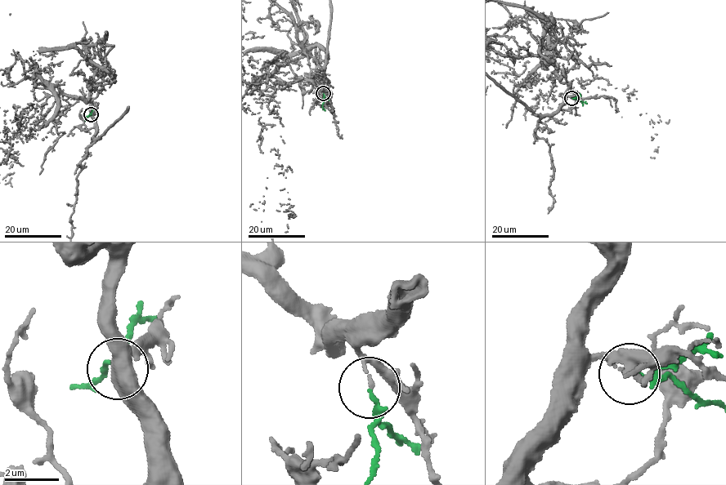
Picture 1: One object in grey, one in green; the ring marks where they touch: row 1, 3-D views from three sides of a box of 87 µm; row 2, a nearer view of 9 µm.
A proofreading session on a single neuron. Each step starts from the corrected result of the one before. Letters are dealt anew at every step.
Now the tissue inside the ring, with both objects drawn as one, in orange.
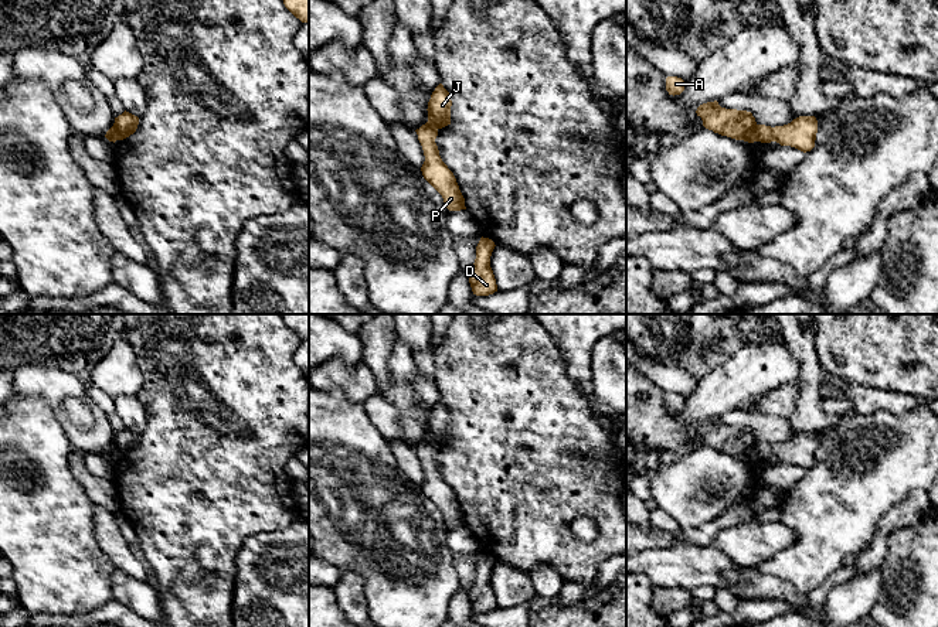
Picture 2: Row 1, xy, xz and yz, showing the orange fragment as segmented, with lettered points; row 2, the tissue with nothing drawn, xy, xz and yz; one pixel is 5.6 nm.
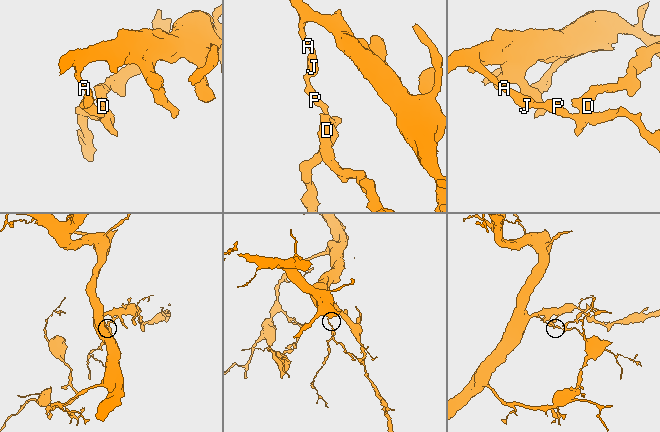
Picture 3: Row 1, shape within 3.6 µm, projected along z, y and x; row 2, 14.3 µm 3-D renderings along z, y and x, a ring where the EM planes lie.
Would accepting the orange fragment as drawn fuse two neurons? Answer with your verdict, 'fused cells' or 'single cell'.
fused cells

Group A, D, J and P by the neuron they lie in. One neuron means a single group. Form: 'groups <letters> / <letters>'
groups A J / D P

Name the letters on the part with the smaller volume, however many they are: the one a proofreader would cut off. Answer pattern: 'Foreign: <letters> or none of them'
Foreign: D, P

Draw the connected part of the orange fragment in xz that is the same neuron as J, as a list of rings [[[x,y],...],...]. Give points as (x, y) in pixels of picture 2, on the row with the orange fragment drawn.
[[[439,84],[432,92],[431,99],[428,102],[428,122],[431,122],[438,129],[451,125],[451,106],[451,95],[443,88],[443,85]]]

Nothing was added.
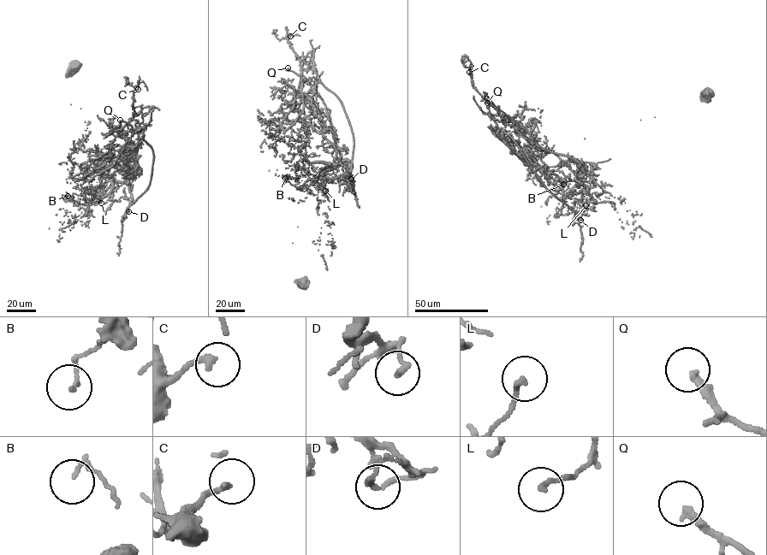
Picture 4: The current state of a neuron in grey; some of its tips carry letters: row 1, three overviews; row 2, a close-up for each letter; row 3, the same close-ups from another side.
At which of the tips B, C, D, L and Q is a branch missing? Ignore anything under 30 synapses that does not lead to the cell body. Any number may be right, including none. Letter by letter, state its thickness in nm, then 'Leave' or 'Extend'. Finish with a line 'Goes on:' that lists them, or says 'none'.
B: Thickness 120 nm. Leave
C: Thickness 200 nm. Leave
D: Thickness 200 nm. Leave
L: Thickness 150 nm. Leave
Q: Thickness 280 nm. Extend
Goes on: Q

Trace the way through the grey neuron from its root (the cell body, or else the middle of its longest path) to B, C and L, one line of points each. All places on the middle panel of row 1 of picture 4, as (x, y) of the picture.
B: (301, 284), (294, 178), (326, 170), (285, 178)
C: (301, 284), (294, 178), (348, 182), (353, 143), (313, 67), (327, 114), (299, 96), (290, 36)
L: (301, 284), (295, 282), (292, 243), (300, 169), (318, 177), (325, 168), (314, 178), (325, 191)

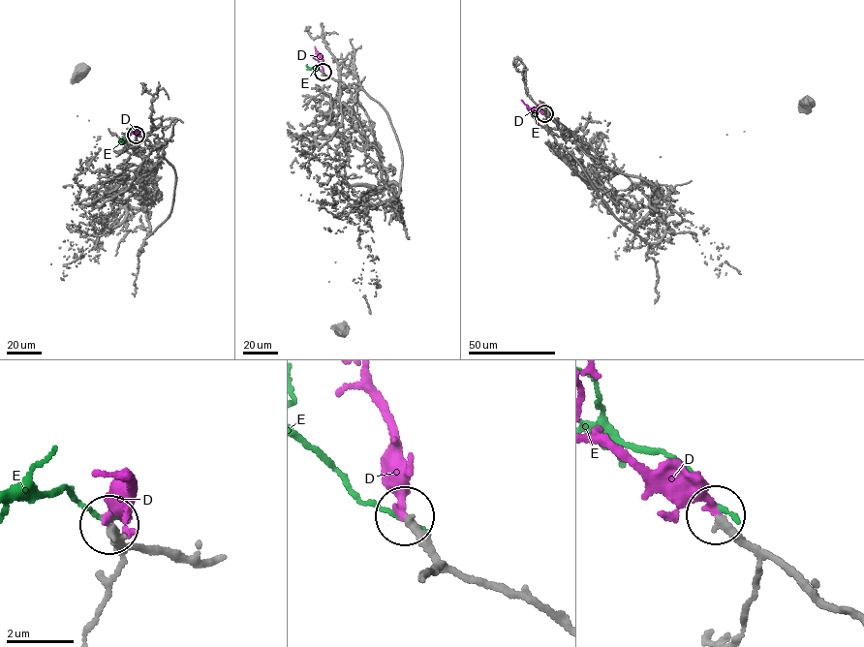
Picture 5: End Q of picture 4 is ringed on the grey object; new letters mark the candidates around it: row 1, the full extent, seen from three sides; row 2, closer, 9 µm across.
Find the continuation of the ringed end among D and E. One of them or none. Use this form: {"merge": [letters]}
{"merge": ["D"]}

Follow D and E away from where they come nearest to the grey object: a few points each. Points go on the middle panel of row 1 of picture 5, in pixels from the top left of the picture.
D: (324, 73), (322, 57), (315, 46)
E: (324, 73), (314, 66), (310, 69), (307, 64)

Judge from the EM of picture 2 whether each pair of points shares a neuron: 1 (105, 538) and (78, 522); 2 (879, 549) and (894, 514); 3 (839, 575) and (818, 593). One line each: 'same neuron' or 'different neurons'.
1: different neurons
2: same neuron
3: same neuron

